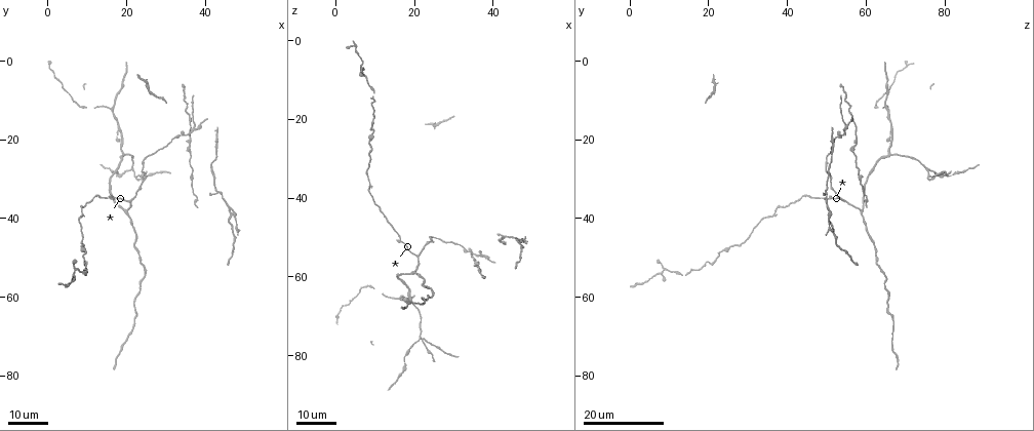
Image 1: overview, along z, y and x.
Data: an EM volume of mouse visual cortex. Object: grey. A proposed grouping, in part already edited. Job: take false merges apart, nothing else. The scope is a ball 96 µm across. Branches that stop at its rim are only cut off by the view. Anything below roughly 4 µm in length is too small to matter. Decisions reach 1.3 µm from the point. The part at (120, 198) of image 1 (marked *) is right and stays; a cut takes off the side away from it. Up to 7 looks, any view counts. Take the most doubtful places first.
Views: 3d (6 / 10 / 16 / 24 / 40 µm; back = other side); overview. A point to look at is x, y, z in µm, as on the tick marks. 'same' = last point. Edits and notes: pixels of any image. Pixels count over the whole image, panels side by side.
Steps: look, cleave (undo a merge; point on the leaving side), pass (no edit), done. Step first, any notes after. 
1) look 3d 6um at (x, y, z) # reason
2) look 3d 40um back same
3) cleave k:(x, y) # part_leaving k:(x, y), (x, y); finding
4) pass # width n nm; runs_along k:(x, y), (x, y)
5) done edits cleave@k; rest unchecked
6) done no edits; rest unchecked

look 3d 24um at (21.5, 29.5, 76.5) # two arms in line, one across

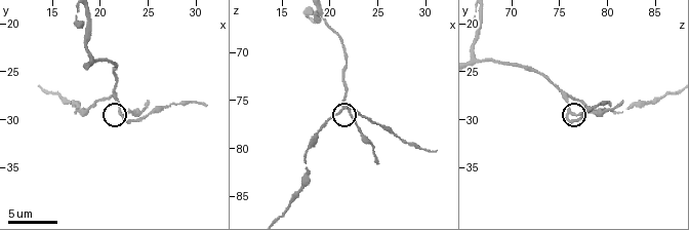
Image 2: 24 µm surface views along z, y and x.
look 3d 6um at (22.2, 29.2, 76.0)

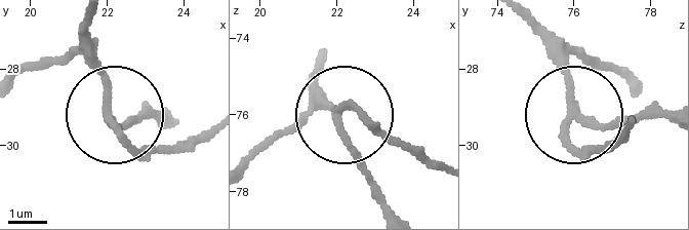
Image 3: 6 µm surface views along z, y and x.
pass # width 180 nm; runs_along 3:(322, 67), (349, 145), (391, 204); one neuron here

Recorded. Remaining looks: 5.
look 3d 16um at (20.0, 39.0, 59.0) # three arms meet

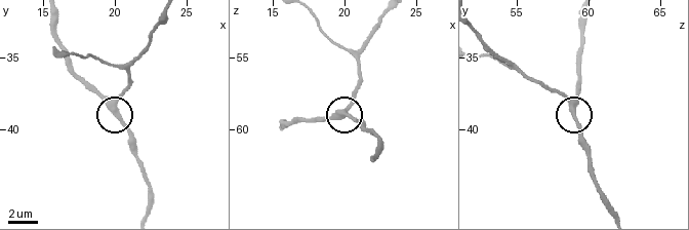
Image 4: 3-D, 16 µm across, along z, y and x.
look 3d 6um at (19.6, 38.4, 59.0)

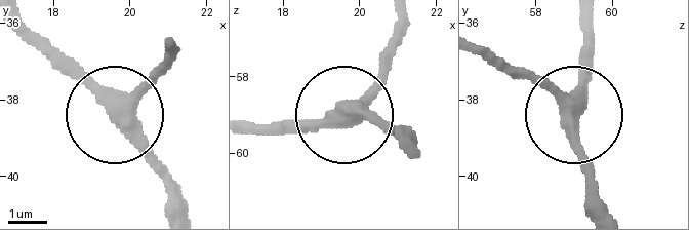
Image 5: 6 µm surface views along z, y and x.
pass # runs_along 5:(481, 50), (559, 100), (589, 185); one neuron here

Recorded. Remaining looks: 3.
look 3d 24um at (19.0, 24.0, 65.5) # branch point

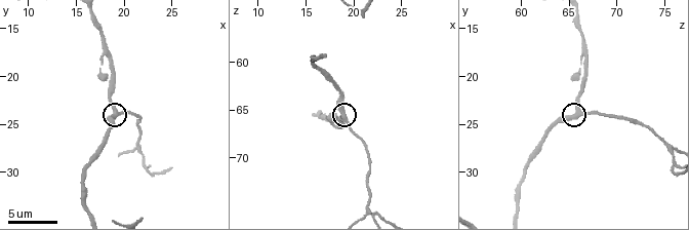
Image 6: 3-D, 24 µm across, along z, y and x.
look 3d 10um at (19.0, 23.6, 66.0)

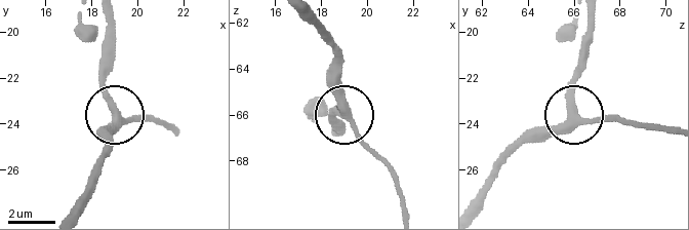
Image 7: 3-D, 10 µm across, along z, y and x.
pass # side_arm 30 um; arms 3; all the same neuron

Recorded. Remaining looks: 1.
done no edits; rest unchecked

